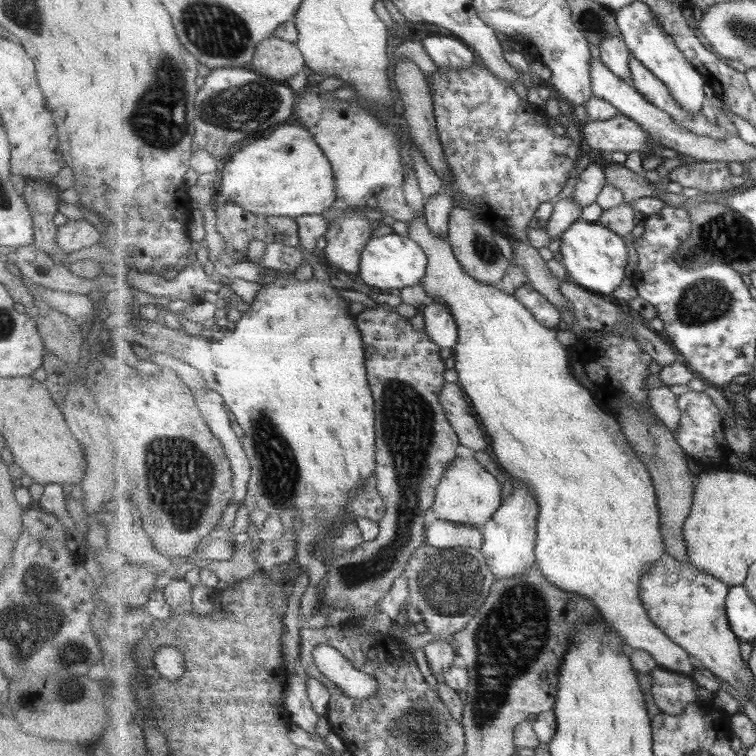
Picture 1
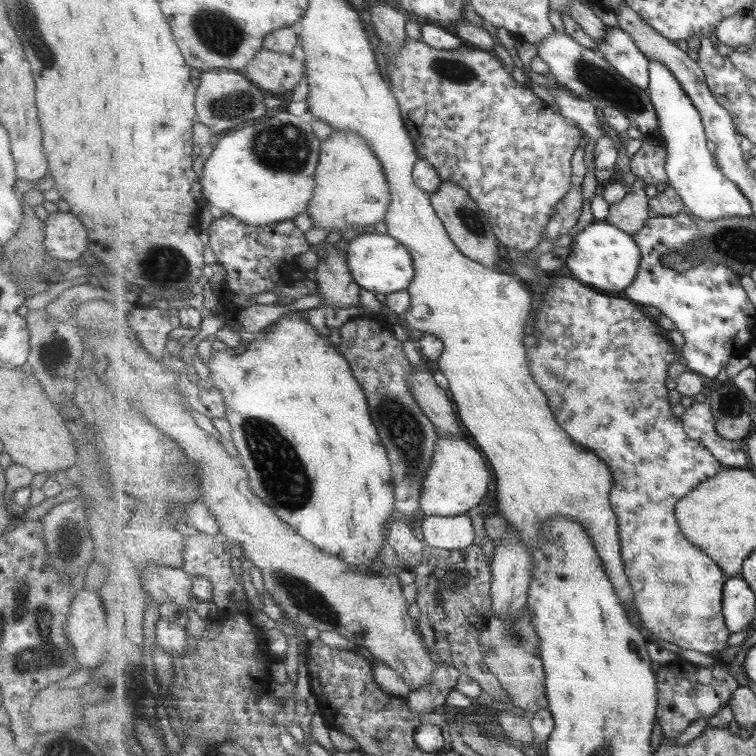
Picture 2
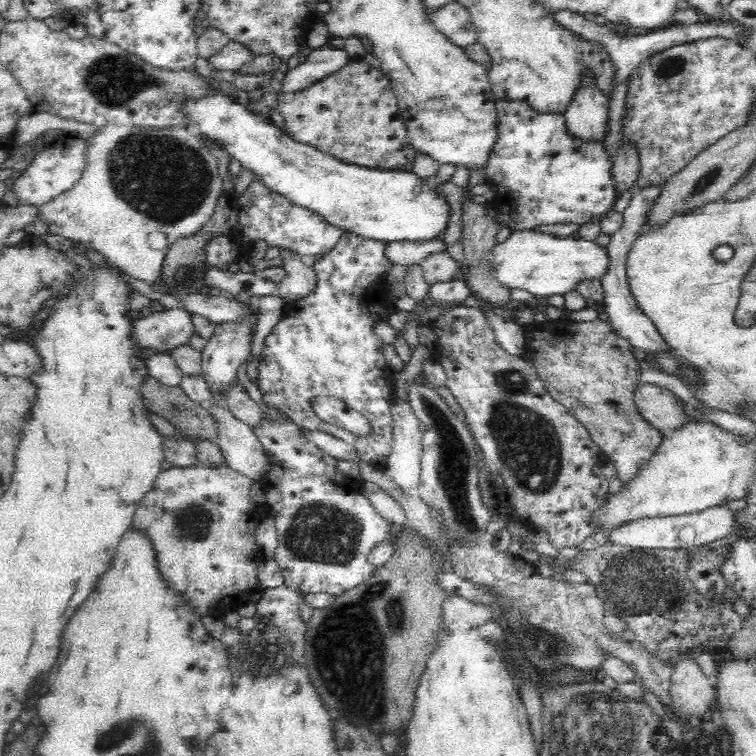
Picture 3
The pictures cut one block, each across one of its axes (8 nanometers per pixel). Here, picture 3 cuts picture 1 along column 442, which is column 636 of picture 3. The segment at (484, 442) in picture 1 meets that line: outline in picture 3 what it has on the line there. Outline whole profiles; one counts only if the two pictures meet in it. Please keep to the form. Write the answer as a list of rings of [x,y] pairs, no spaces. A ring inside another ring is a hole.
[[[640,384],[634,392],[634,401],[644,419],[648,419],[664,434],[680,428],[694,416],[689,406],[672,390],[655,384]]]

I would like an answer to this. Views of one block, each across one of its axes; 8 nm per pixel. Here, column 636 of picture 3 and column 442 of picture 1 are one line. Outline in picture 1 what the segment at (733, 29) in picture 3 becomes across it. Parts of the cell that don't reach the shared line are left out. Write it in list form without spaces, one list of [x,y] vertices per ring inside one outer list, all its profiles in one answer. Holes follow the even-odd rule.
[[[431,36],[421,42],[437,67],[462,69],[472,67],[479,61],[474,49],[457,37]]]

